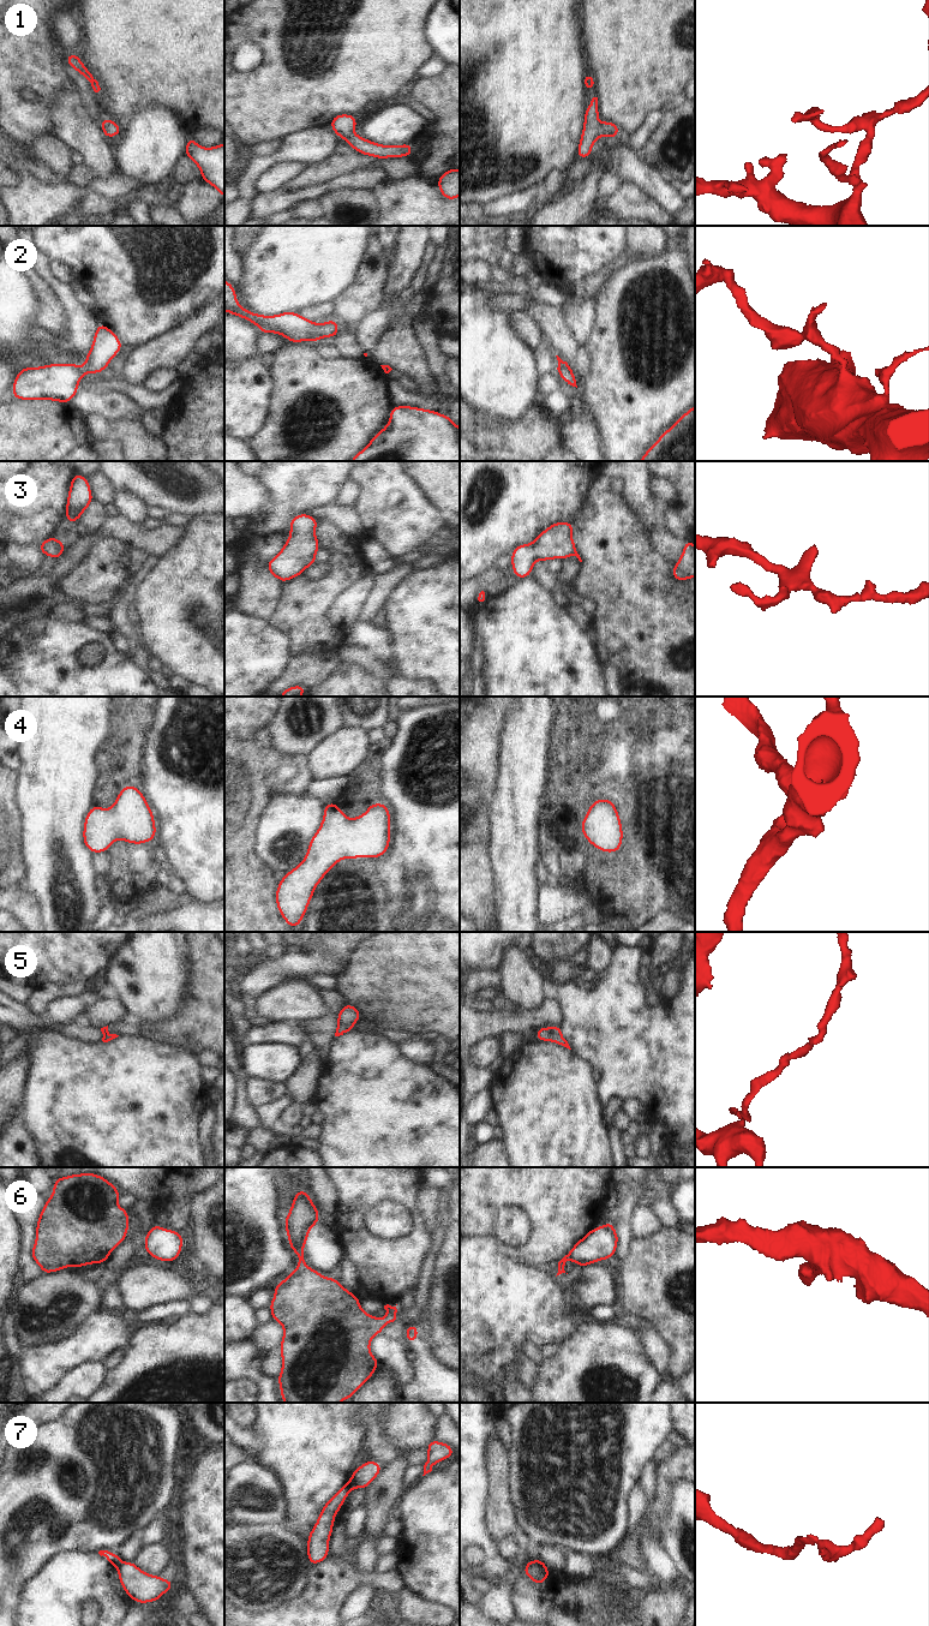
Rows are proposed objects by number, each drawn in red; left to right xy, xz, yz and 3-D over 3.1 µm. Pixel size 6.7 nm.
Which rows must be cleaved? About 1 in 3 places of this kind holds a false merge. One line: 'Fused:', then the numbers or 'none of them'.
Fused: 6, 7

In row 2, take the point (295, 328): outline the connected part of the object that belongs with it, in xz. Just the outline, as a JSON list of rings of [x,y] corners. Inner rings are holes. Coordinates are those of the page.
[[[224,280],[224,311],[256,324],[260,329],[262,335],[266,333],[280,334],[292,343],[301,341],[318,342],[322,337],[336,337],[340,334],[338,322],[334,318],[320,324],[293,311],[275,316],[251,312],[238,303],[236,292],[227,280]]]

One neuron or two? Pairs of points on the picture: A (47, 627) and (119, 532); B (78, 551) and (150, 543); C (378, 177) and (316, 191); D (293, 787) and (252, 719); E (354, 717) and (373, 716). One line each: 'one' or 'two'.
A: two
B: one
C: one
D: two
E: one

